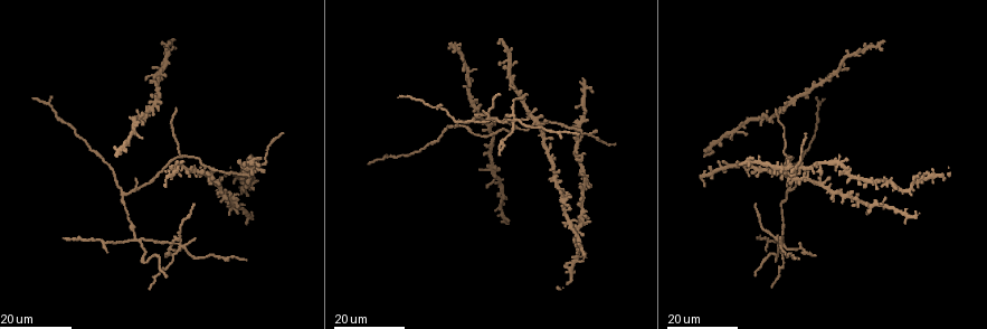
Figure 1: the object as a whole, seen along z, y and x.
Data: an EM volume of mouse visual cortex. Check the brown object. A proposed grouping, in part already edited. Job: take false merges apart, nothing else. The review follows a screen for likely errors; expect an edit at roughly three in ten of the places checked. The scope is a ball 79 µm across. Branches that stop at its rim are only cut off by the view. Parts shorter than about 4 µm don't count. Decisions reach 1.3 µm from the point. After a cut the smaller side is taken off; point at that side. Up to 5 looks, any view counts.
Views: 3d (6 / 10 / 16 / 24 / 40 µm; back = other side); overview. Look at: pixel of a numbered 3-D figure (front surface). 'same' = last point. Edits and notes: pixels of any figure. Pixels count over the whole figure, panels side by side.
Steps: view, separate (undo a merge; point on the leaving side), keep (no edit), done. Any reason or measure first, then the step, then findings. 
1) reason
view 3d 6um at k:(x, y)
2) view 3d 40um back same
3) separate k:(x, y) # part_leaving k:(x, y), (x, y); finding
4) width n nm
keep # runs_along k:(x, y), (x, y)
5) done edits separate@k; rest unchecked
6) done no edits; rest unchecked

arms part here
view 3d 24um at 1:(582, 131)

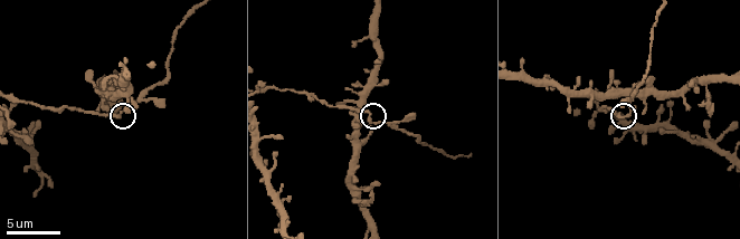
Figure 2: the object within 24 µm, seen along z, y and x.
view 3d 6um at 2:(626, 116)

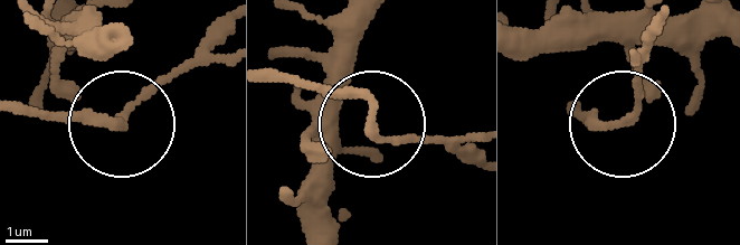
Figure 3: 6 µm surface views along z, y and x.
width 140 nm
keep # runs_along 3:(267, 77), (353, 92), (385, 139), (467, 152); all the same cell

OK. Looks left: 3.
three arms meet
view 3d 16um at 1:(141, 238)

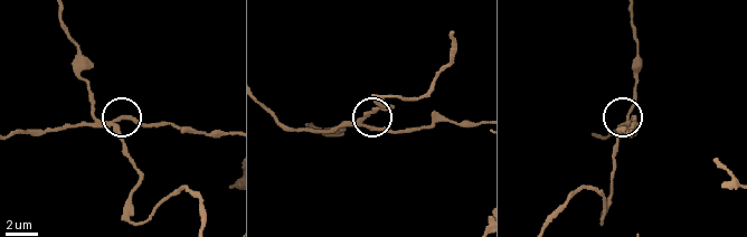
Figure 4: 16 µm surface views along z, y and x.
view 3d 10um at 4:(114, 121)

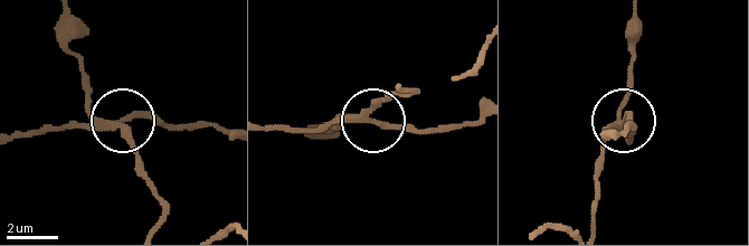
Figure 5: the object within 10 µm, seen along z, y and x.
view 3d 6um at 5:(125, 120)

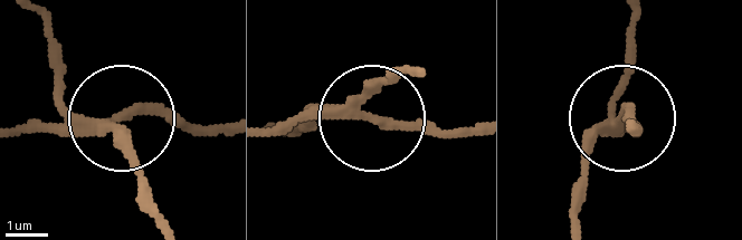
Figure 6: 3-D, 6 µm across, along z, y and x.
separate 6:(28, 130) # part_leaving 6:(93, 122), (143, 112), (228, 122); two cells meet here

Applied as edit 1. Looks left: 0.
done edits separate@6; rest unchecked

